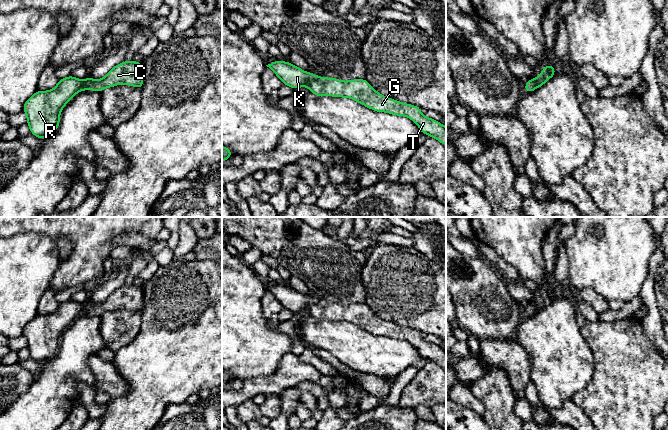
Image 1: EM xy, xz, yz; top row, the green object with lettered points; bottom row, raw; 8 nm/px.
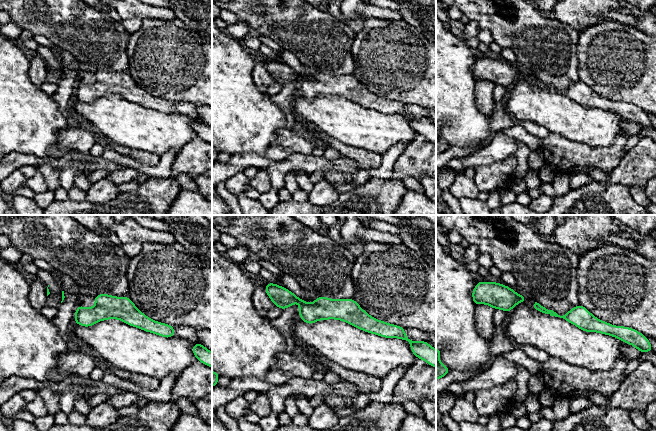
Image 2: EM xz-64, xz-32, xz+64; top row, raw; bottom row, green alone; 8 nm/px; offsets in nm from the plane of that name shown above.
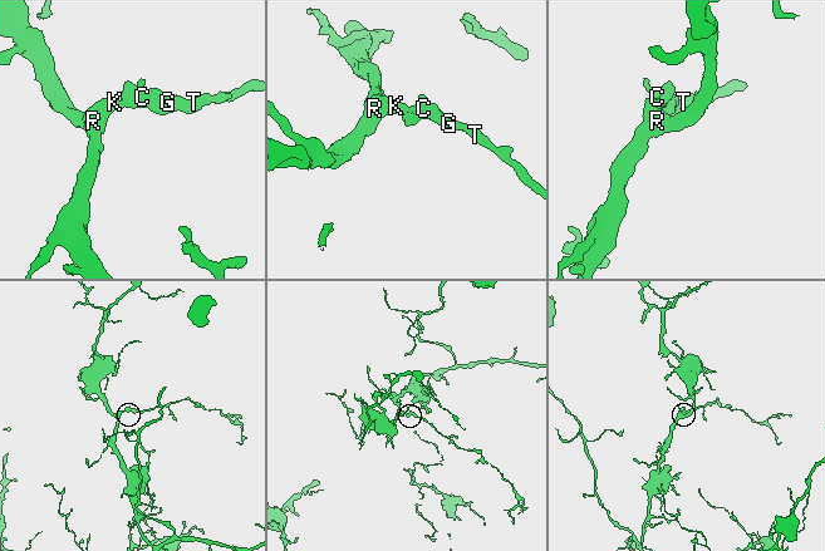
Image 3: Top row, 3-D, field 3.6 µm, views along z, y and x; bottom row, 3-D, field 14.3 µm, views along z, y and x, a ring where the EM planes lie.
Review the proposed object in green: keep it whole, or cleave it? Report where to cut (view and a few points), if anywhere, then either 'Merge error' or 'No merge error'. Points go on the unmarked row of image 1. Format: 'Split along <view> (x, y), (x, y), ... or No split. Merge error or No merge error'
No split. No merge error

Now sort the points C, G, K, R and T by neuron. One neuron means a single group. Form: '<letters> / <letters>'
C G K R T

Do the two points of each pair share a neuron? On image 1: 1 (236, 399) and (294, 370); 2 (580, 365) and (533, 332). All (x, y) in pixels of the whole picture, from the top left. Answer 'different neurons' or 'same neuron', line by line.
1: same neuron
2: same neuron

